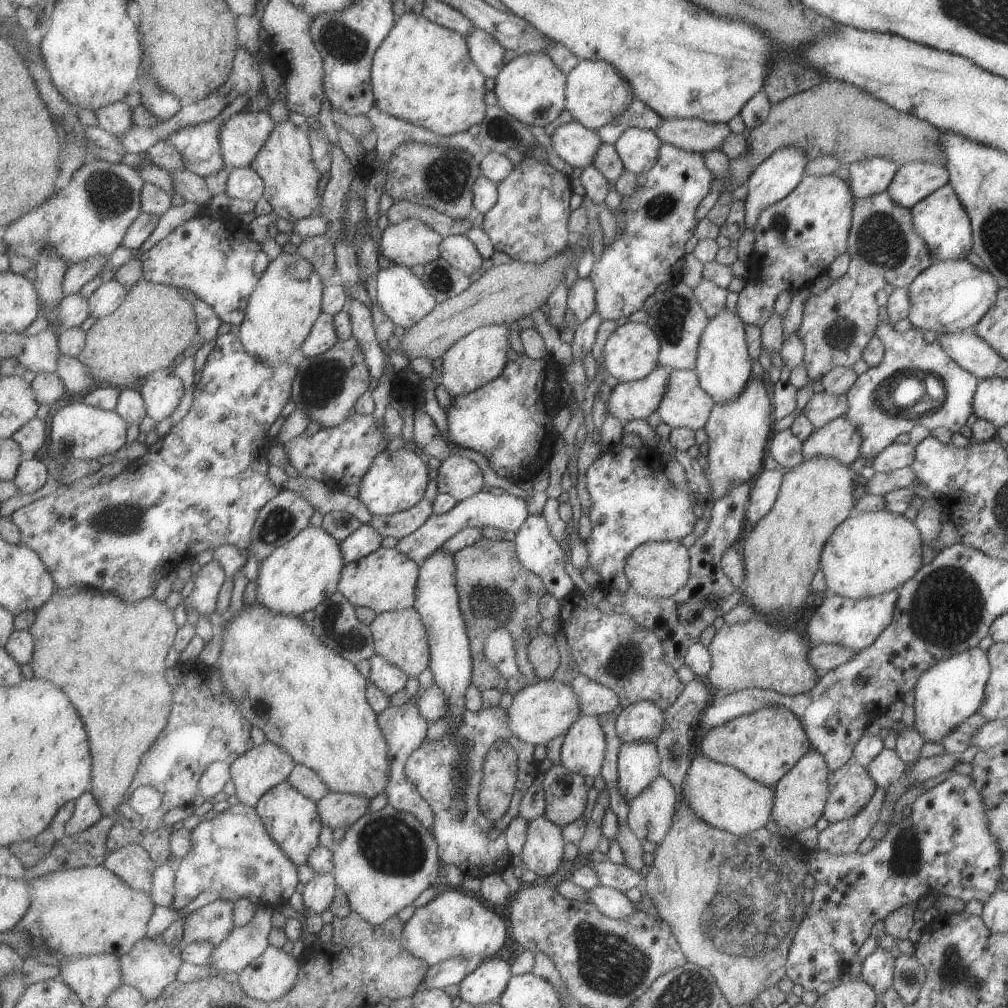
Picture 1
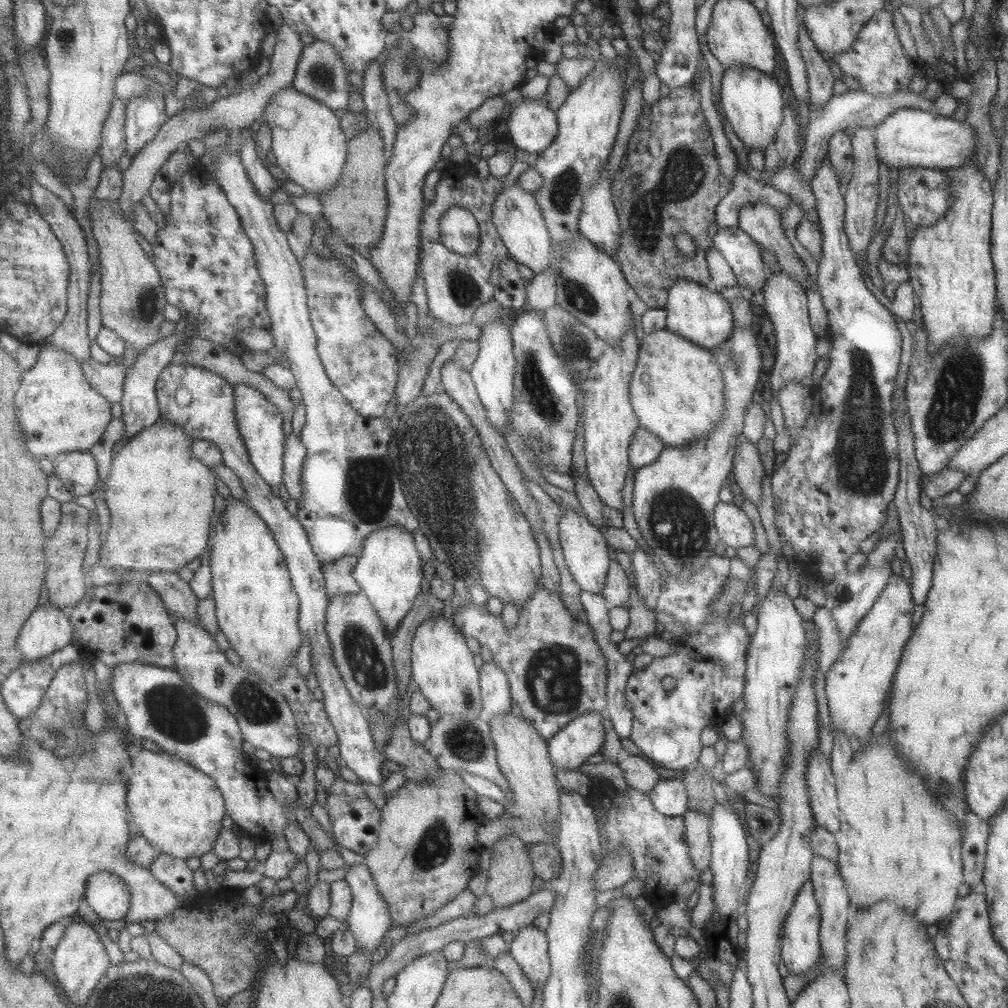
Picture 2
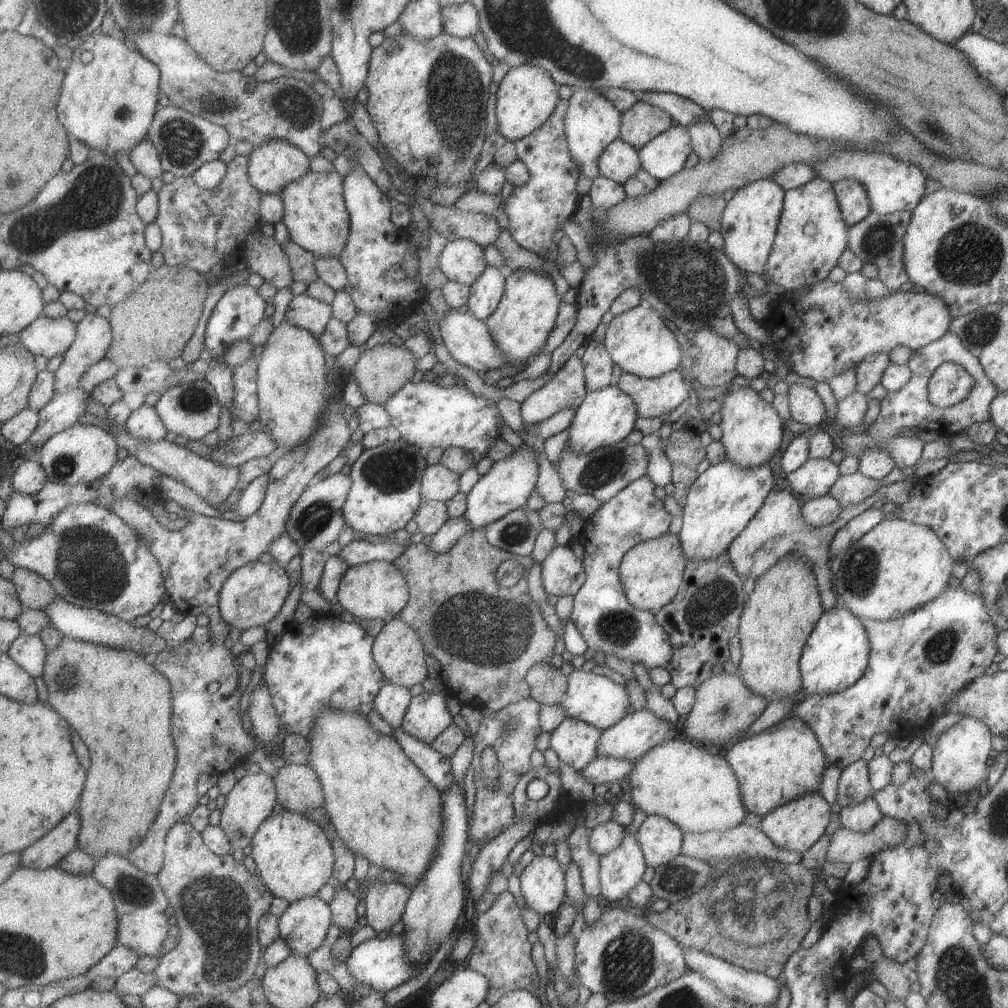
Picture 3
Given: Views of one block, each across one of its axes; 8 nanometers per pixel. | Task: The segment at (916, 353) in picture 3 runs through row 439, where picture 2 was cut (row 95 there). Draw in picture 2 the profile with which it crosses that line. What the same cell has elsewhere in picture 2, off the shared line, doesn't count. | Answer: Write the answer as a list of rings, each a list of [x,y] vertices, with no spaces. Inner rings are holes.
[[[886,8],[864,23],[854,45],[848,51],[836,55],[836,63],[843,74],[858,80],[862,90],[874,96],[890,96],[896,90],[906,90],[915,74],[914,66],[898,39],[892,13]]]

